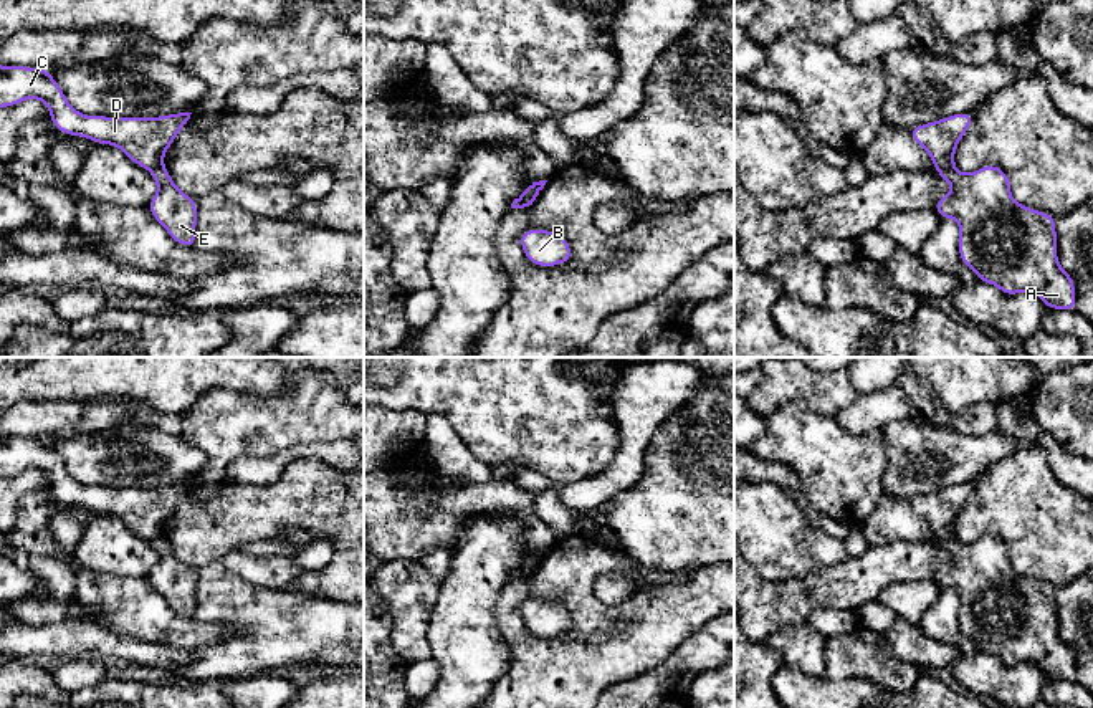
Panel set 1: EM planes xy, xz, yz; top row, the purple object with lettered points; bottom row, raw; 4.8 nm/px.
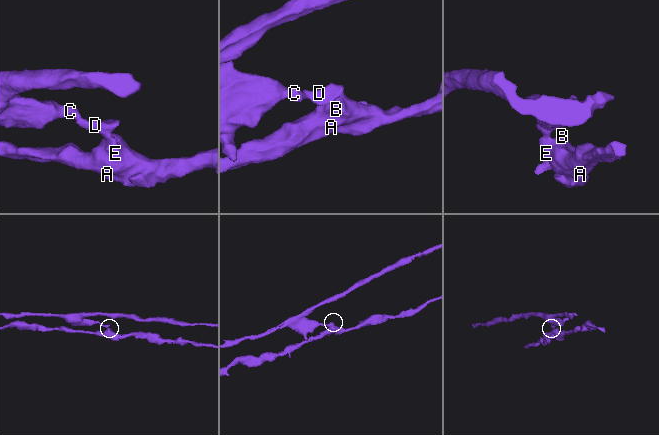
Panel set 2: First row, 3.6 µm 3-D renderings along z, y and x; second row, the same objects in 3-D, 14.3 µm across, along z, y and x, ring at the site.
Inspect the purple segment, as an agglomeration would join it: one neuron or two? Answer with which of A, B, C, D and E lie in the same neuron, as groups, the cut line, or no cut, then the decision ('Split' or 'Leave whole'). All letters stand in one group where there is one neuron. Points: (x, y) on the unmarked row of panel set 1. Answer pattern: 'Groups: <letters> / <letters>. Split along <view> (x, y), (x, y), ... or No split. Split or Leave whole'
Groups: A B E / C D. Split along yz (936, 536), (953, 538). Split

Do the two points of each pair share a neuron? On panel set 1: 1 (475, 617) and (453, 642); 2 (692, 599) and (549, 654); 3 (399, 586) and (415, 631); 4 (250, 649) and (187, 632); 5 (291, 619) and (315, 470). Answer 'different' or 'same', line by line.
1: same
2: same
3: same
4: different
5: different

